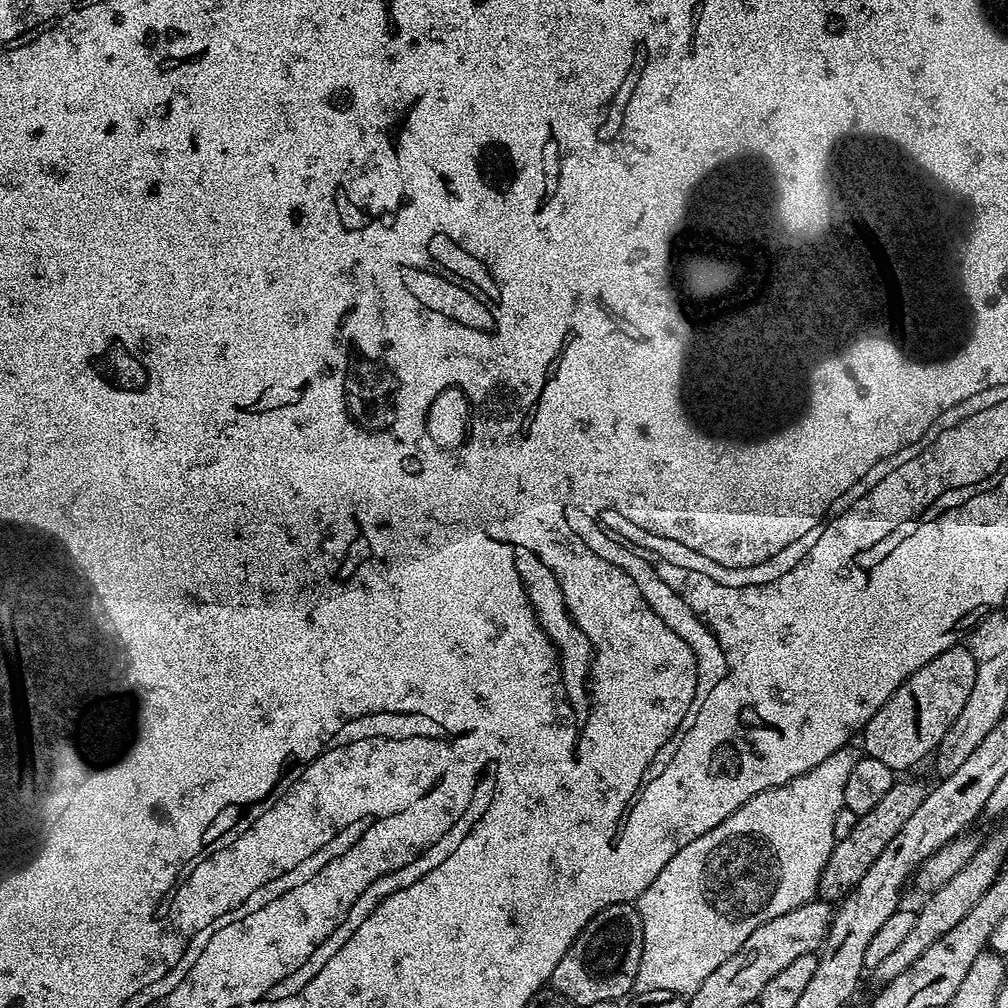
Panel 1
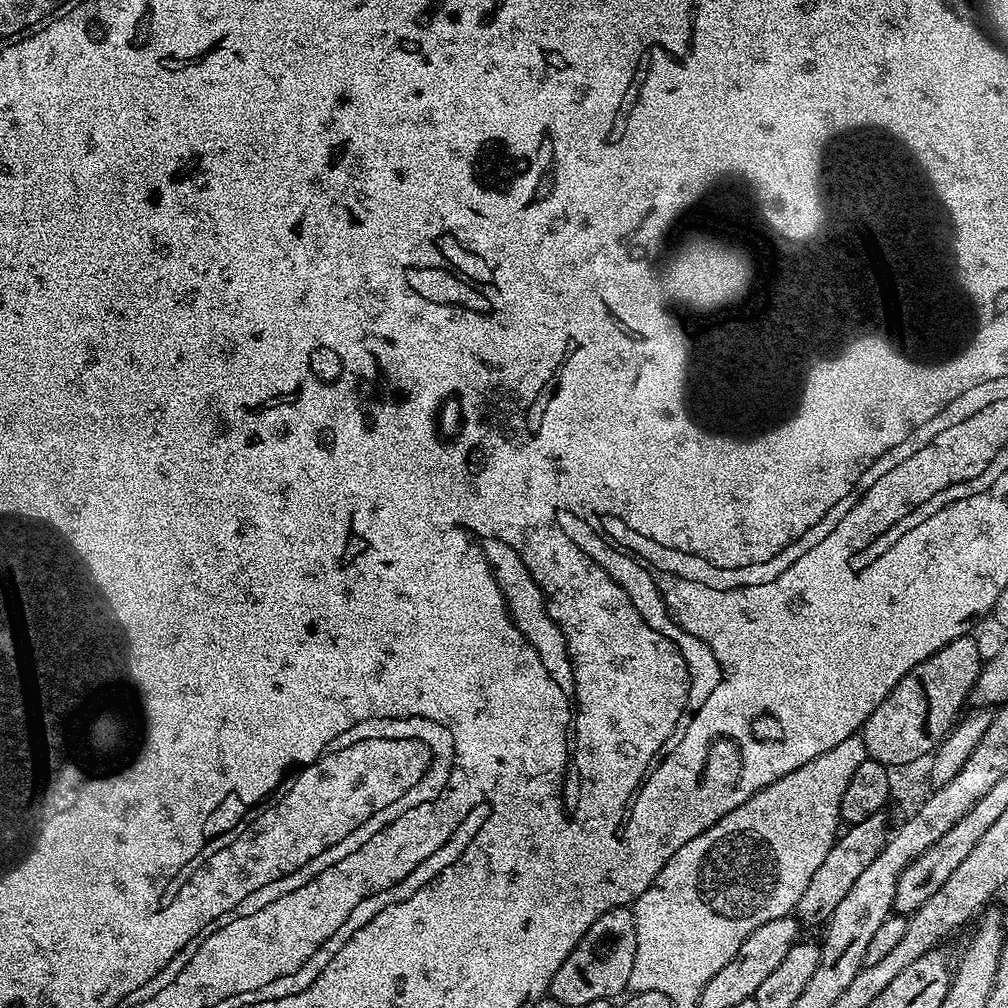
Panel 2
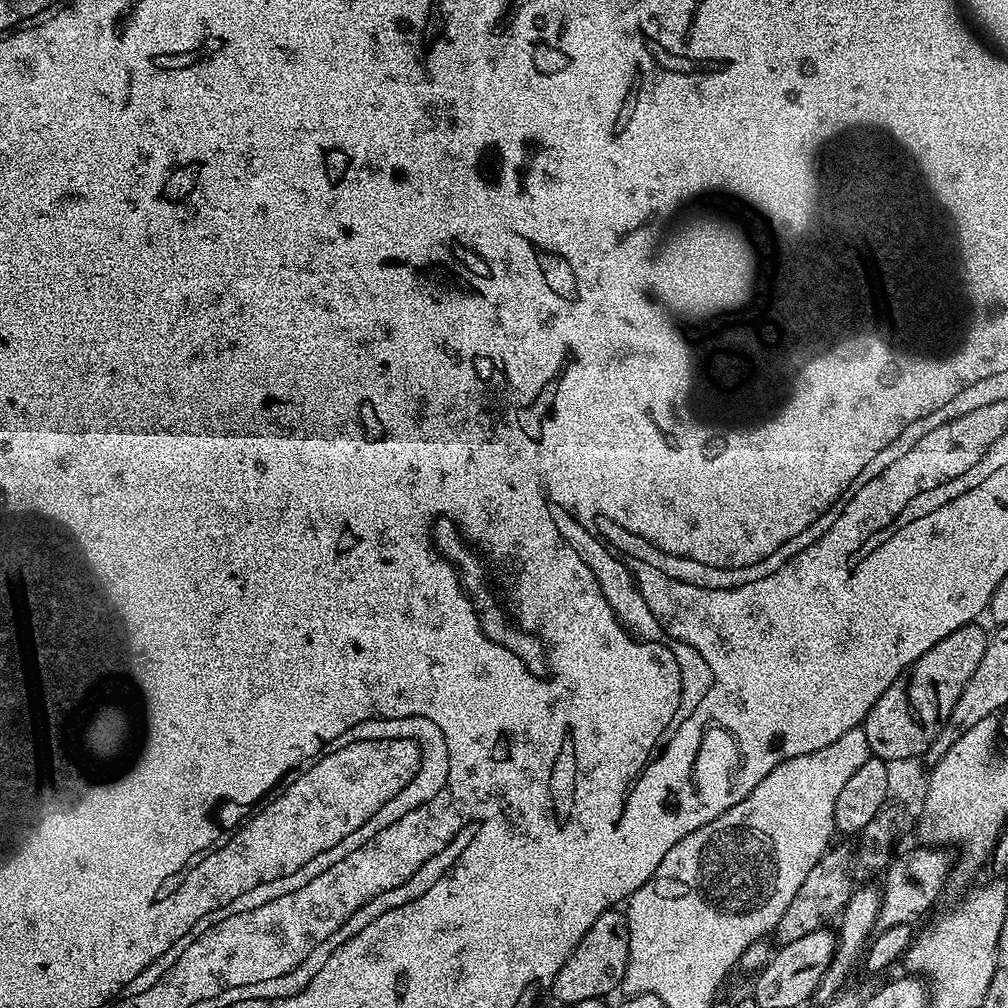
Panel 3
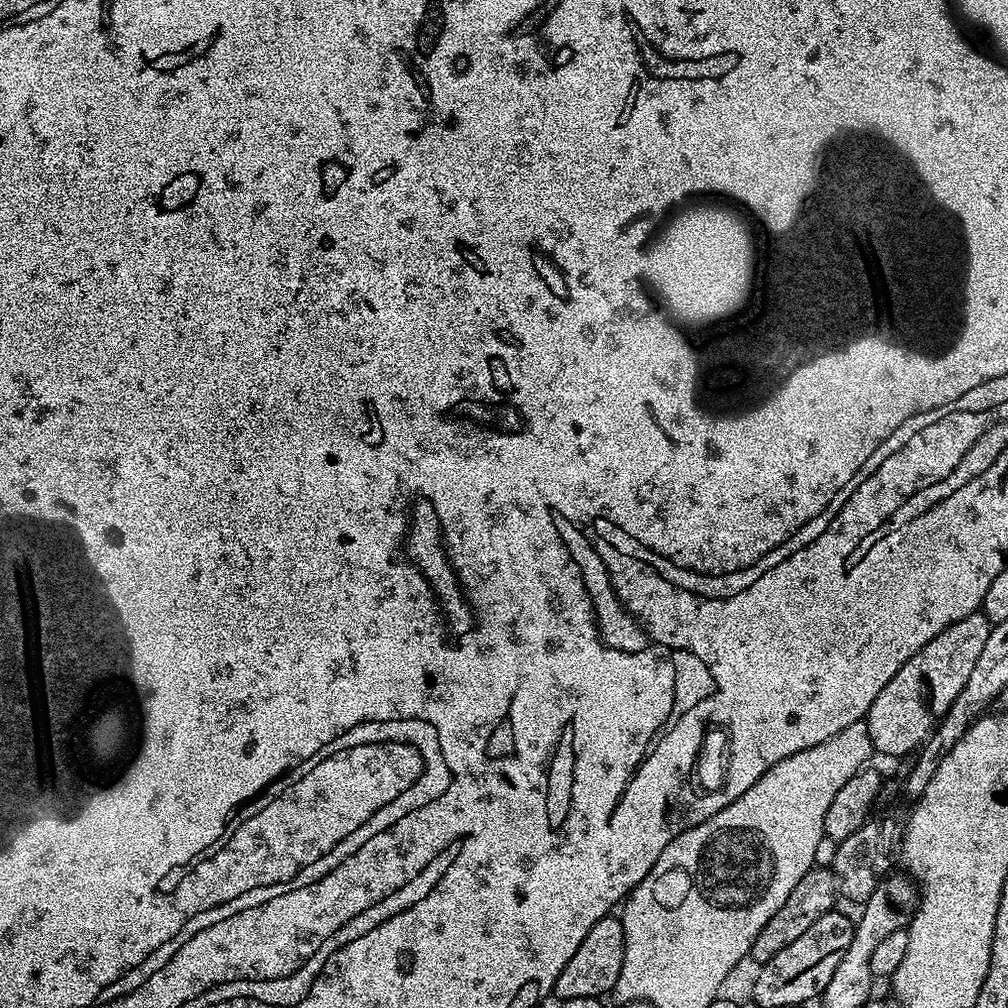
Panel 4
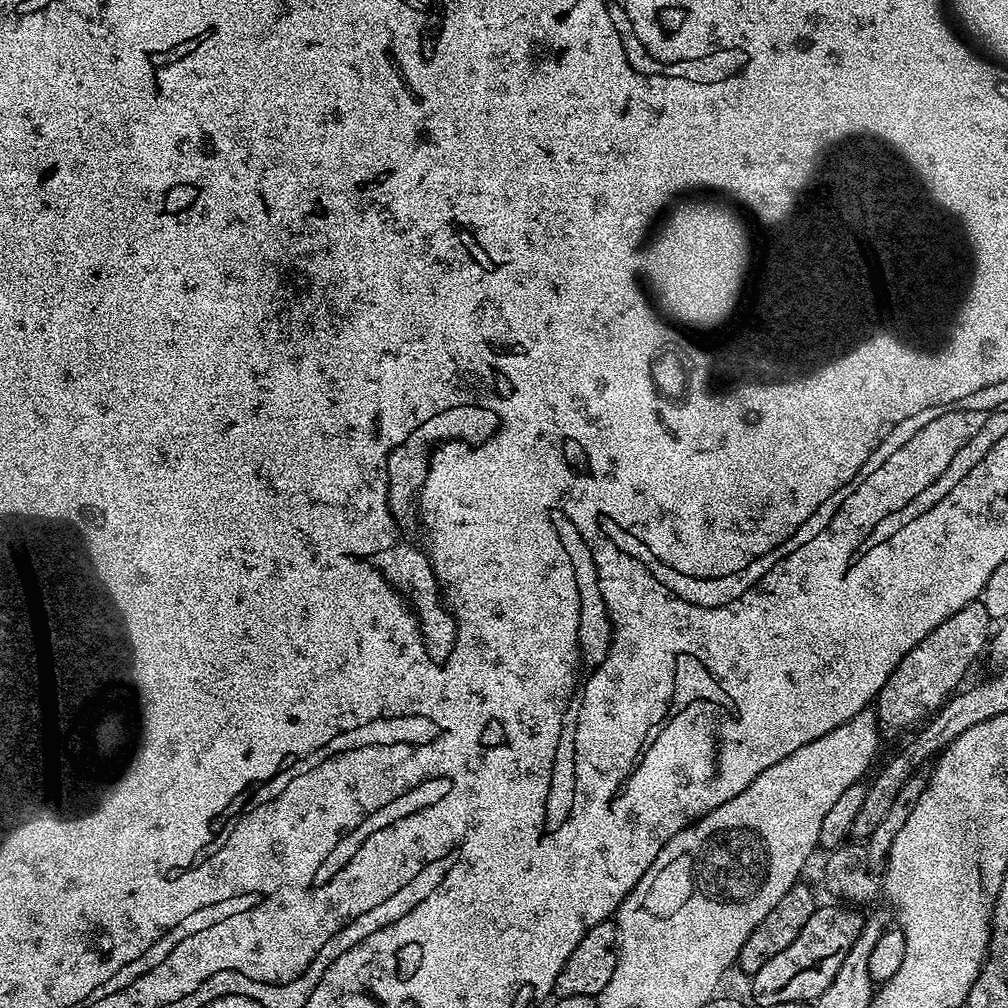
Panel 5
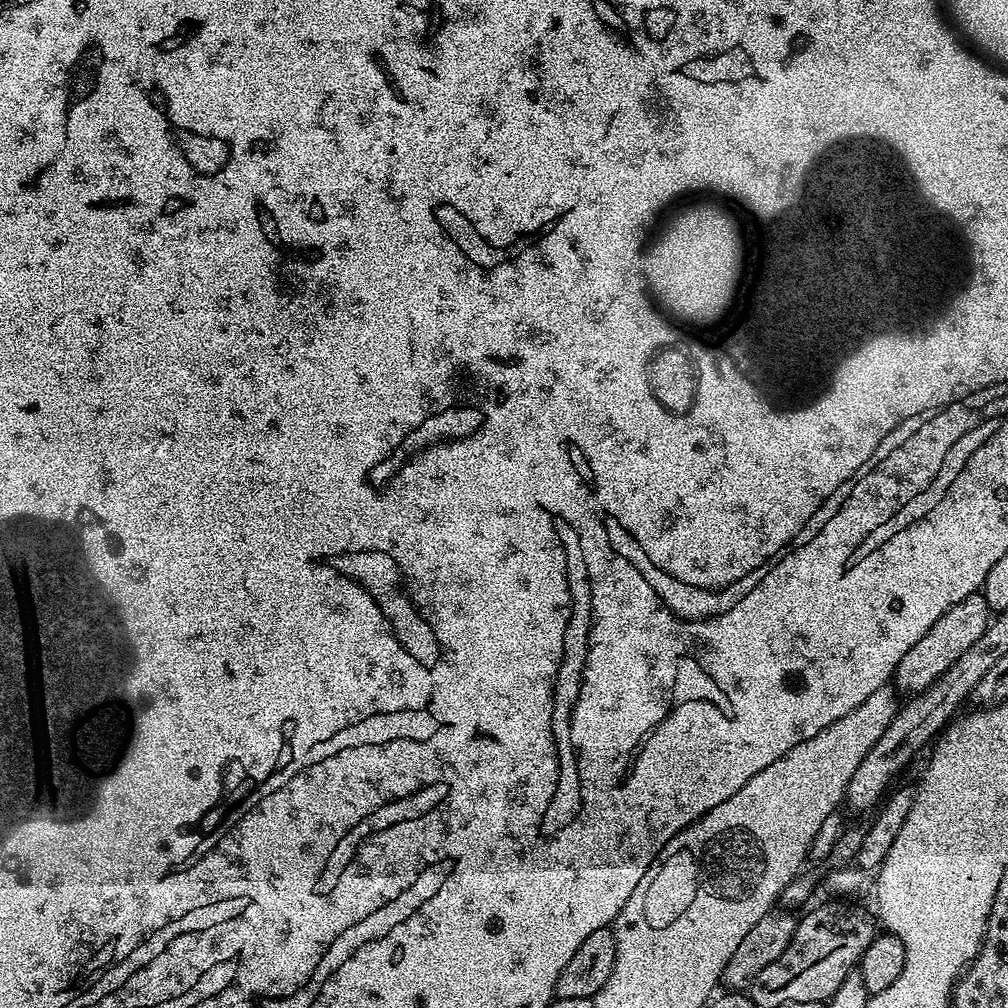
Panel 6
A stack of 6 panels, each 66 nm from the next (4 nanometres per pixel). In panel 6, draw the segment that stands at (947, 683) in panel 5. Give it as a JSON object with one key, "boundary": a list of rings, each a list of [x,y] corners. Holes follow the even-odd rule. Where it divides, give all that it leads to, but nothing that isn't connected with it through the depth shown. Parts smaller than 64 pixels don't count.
{"boundary":[[[980,592],[962,598],[962,602],[954,602],[954,606],[950,606],[950,610],[946,610],[946,614],[942,614],[942,618],[938,618],[938,622],[934,622],[934,626],[930,626],[930,630],[926,630],[914,646],[910,646],[910,650],[906,650],[902,662],[898,662],[896,667],[895,687],[907,694],[925,692],[958,662],[958,658],[962,658],[962,654],[966,654],[966,650],[970,650],[970,646],[974,646],[974,642],[978,642],[978,638],[982,638],[982,634],[986,634],[993,616],[992,609]]]}

